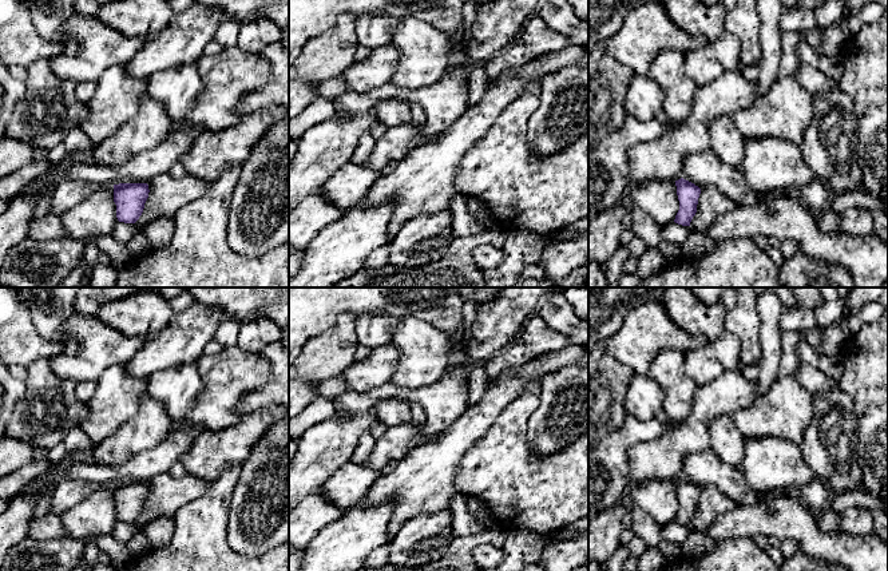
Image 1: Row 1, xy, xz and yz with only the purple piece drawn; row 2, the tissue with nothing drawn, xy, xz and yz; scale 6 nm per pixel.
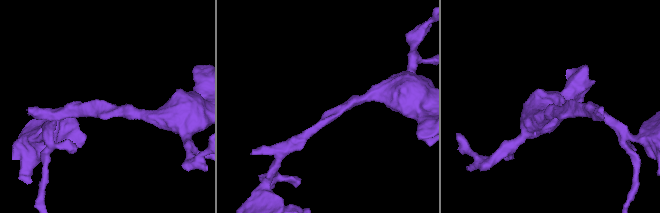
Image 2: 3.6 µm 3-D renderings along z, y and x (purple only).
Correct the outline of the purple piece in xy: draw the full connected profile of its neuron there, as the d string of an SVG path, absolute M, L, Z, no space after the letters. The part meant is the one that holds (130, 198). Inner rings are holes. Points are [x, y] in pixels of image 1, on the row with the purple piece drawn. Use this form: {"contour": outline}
{"contour": "M119 183L114 185L114 202L119 222L135 223L143 213L148 198L147 183Z"}

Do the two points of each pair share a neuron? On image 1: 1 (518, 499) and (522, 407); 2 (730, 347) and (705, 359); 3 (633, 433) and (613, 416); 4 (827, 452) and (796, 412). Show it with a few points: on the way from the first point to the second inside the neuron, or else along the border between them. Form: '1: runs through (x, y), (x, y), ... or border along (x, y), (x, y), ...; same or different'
1: runs through (515, 476), (515, 429); same
2: runs through (724, 352), (712, 359); same
3: border along (629, 415), (618, 428), (602, 440); different
4: border along (813, 396), (813, 420), (799, 444); different

